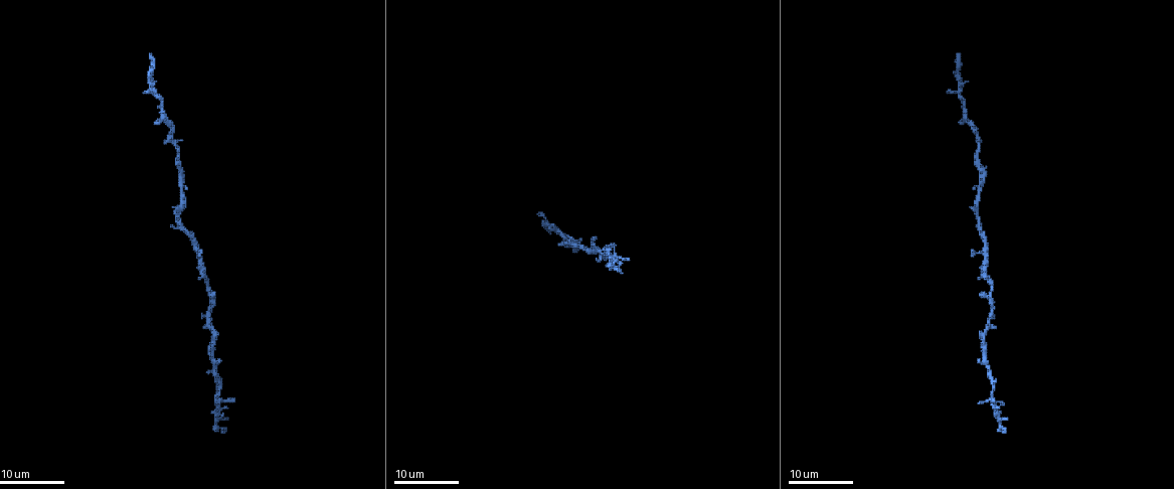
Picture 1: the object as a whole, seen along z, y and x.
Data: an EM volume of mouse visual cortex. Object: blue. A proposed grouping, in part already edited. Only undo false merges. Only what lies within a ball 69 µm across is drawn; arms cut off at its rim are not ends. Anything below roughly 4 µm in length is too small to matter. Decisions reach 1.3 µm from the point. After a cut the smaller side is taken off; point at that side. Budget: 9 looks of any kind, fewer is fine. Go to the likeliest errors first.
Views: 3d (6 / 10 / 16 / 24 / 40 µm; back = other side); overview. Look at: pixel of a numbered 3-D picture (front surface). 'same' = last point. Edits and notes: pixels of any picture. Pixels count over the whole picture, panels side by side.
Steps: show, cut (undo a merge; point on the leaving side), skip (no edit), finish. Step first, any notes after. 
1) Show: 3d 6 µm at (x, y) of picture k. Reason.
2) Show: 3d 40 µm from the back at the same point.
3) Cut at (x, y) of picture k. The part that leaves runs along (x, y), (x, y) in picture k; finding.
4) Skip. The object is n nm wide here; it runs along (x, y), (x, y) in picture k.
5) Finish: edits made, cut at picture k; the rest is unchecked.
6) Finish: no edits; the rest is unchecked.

Show: 3d 24 µm at (160, 111) of picture 1. Calibre changes.

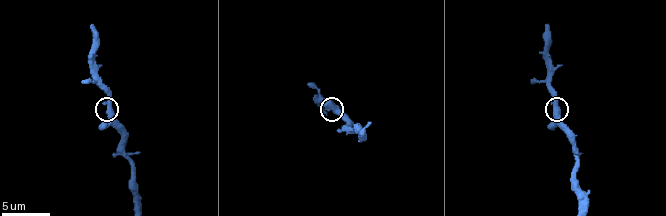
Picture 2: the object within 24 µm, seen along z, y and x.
Show: 3d 10 µm at (110, 107) of picture 2. Zoom in.

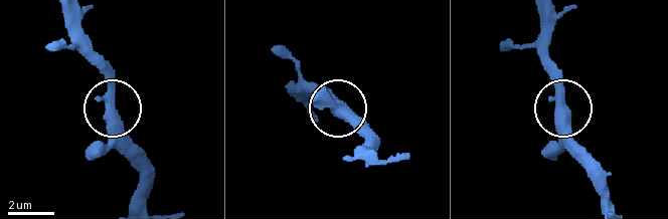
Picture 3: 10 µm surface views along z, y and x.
Skip. Continuous, no second neuron.

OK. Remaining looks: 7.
Show: 3d 24 µm at (193, 241) of picture 1.

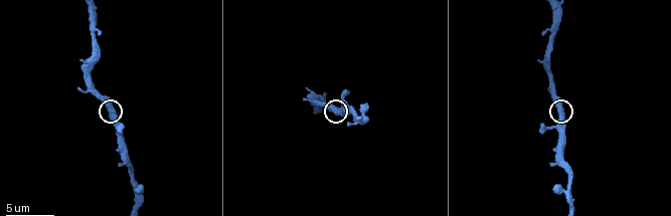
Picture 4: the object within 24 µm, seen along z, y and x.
Show: 3d 6 µm at (559, 112) of picture 4.

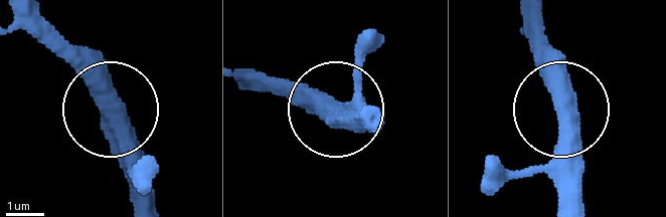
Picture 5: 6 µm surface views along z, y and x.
Skip. It runs along (114, 99), (108, 116), (140, 202) in picture 5; continuous, no second neuron.

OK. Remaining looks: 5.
Show: 3d 10 µm at (575, 149) of picture 2. Sudden change in width.

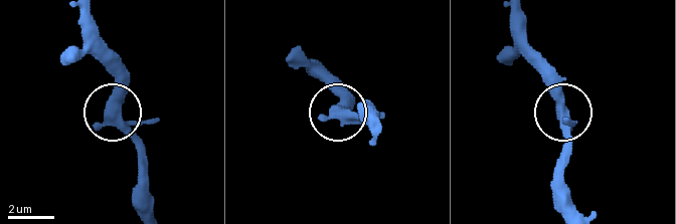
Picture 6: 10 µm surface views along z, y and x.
Show: 3d 6 µm at (563, 114) of picture 6.

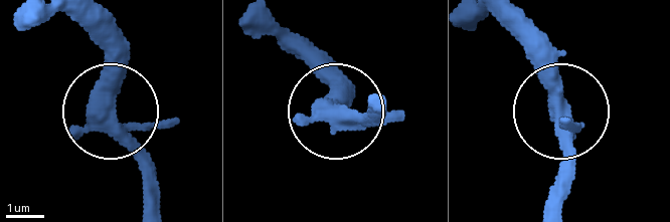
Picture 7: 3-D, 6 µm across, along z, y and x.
Skip. It runs along (562, 199), (562, 84), (533, 20) in picture 7; all the same neuron.

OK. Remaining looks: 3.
Show: 3d 16 µm at (552, 36) of picture 4. Three-way junction.

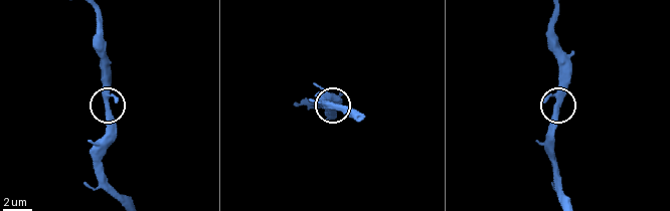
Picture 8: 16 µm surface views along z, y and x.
Skip. The object is 330 nm wide here; it runs along (126, 199), (107, 178), (101, 160), (108, 135), (108, 56) in picture 8; continuous, no second neuron.

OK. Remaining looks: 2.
Finish: no edits; the rest is unchecked.

